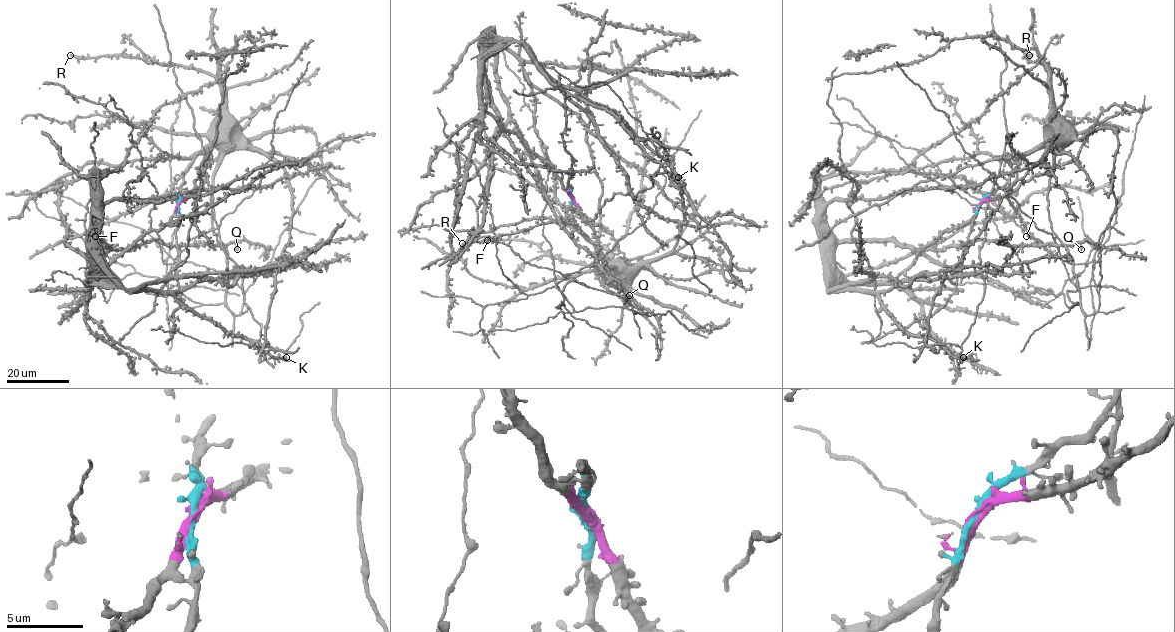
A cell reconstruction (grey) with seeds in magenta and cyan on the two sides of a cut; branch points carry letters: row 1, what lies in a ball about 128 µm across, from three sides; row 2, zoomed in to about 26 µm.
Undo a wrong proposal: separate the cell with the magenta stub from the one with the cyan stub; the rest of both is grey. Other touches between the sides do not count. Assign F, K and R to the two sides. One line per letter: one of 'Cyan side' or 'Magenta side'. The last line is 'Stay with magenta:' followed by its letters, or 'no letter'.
F: Cyan side
K: Magenta side
R: Cyan side
Stay with magenta: K

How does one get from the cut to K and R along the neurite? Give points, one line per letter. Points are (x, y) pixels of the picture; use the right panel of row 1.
K: (981, 203), (893, 280), (838, 282), (828, 289), (872, 292), (906, 331), (963, 358)
R: (981, 203), (1002, 187), (1032, 149), (1047, 139), (1051, 70), (1026, 57), (1029, 55)

